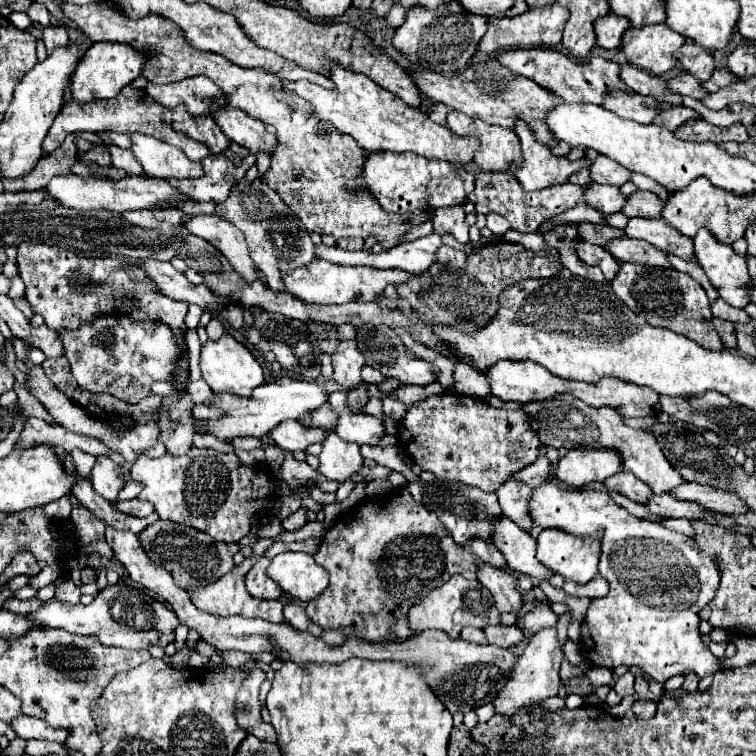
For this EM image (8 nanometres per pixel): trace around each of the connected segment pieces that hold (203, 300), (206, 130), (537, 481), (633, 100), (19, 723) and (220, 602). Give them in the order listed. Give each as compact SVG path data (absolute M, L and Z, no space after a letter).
M145 258L139 264L133 264L135 268L147 272L147 276L151 278L151 282L155 282L155 286L169 298L173 300L183 300L189 304L199 304L201 308L209 306L209 308L221 308L225 304L229 304L229 298L213 298L211 290L207 290L205 284L193 286L187 282L187 278L177 272L169 262L159 262L153 258Z
M177 106L177 110L173 110L173 128L185 132L197 142L203 142L213 150L213 154L227 150L231 144L231 140L215 124L213 116L191 116L185 106Z
M537 458L537 462L525 466L517 474L513 474L513 478L519 480L519 482L525 482L529 488L541 486L549 478L549 460L547 458Z
M609 90L601 104L605 110L619 114L621 118L635 120L639 124L651 124L653 118L659 114L659 102L649 96L631 94L625 90Z
M17 716L13 718L11 722L11 728L15 730L15 734L23 740L29 740L29 738L37 738L37 740L53 740L53 742L65 742L67 738L67 730L55 730L51 728L45 720L37 720L37 718L31 718L31 716Z
M255 556L245 558L245 562L241 566L233 566L231 572L223 574L217 582L207 584L207 586L199 586L199 588L189 588L189 596L191 600L201 608L207 610L211 614L217 616L233 616L233 614L241 614L245 618L263 618L269 622L285 622L283 620L283 604L279 600L269 600L269 602L257 602L257 598L253 598L247 588L245 588L245 574L251 570L251 566L255 564Z

